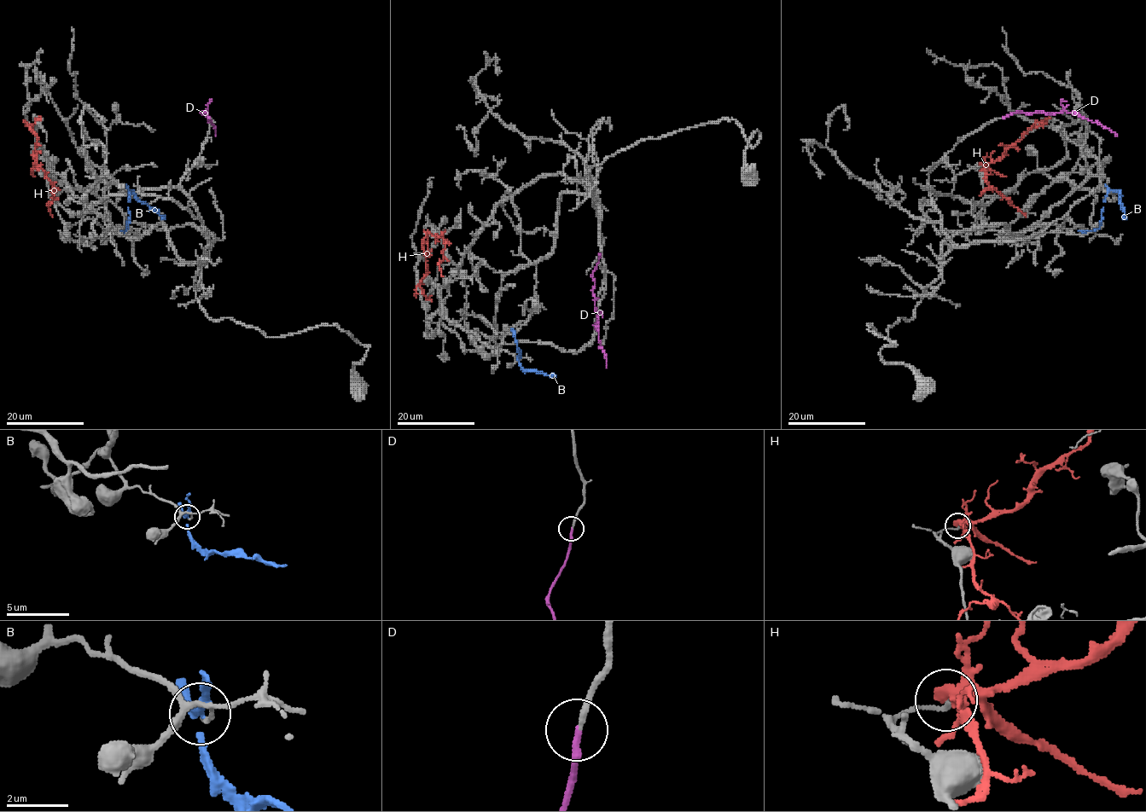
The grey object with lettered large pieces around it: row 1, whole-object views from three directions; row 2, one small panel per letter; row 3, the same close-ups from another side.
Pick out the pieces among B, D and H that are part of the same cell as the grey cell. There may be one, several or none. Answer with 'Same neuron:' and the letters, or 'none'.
Same neuron: D

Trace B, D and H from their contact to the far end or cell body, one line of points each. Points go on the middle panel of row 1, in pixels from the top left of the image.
B: (519, 359), (515, 333), (511, 329)
D: (599, 253), (599, 260), (592, 274), (593, 294), (601, 347), (605, 354), (605, 367)
H: (424, 232), (427, 238), (428, 273), (420, 286), (427, 298), (432, 295)

